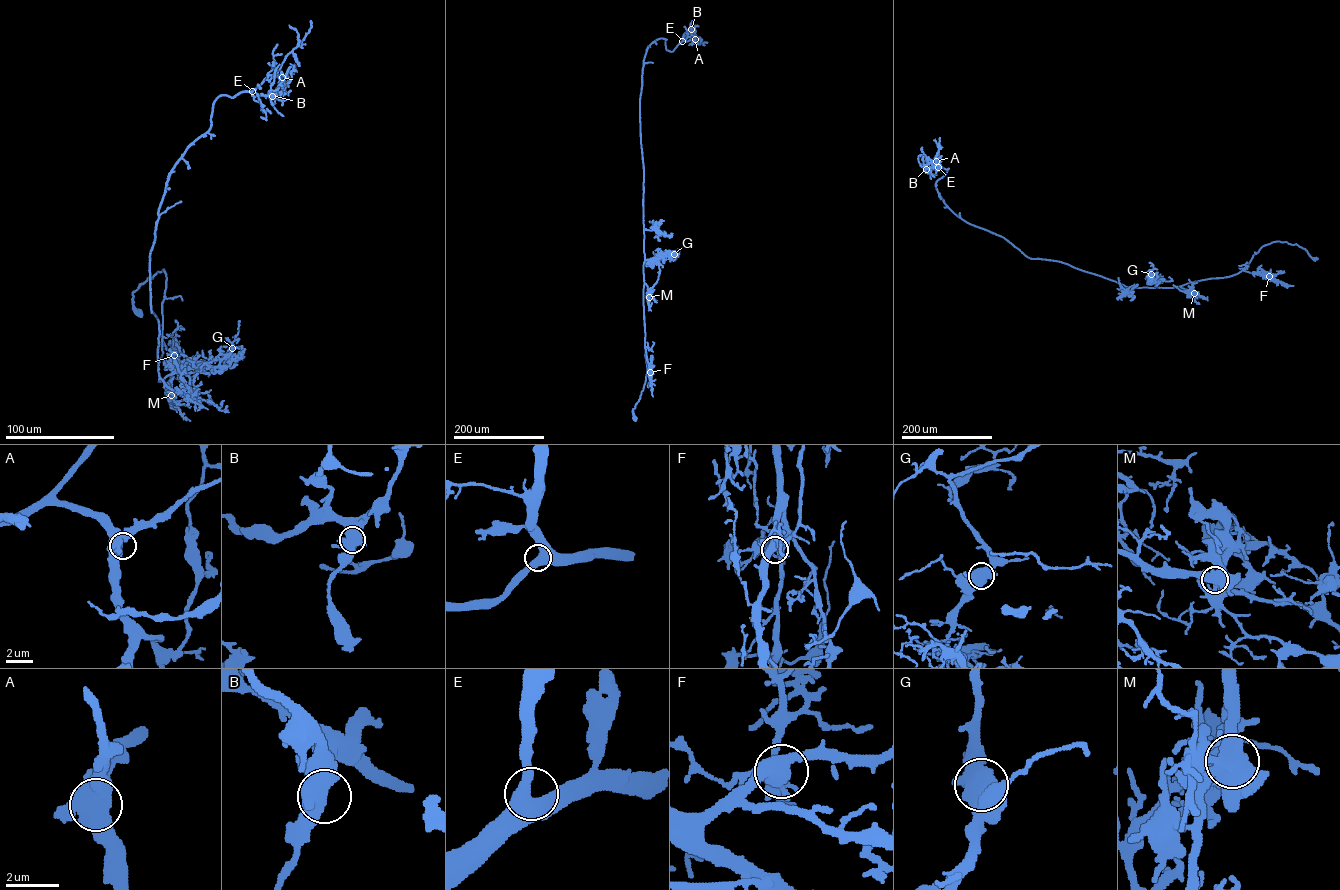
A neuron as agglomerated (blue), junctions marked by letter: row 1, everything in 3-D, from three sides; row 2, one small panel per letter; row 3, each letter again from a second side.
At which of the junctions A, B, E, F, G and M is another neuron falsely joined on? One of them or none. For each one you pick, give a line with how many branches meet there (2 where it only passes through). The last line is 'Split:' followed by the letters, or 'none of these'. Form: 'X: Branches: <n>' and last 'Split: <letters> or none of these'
Split: none of these

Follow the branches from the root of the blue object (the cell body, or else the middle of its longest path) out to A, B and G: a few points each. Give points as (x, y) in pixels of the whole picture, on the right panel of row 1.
A: (1315, 259), (1274, 241), (1230, 276), (1125, 286), (1030, 258), (966, 222), (938, 192), (948, 168), (936, 161)
B: (1315, 259), (1274, 241), (1230, 276), (1125, 286), (1030, 258), (966, 222), (935, 185), (948, 168), (926, 169)
G: (1315, 259), (1296, 244), (1277, 241), (1263, 246), (1243, 270), (1230, 276), (1159, 287), (1151, 279), (1151, 274)

